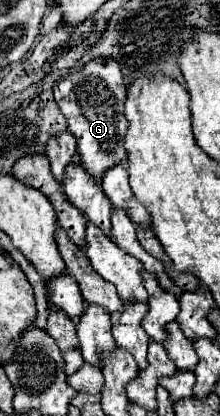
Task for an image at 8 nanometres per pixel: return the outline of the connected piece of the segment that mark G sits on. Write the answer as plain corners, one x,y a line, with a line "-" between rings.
94,59
86,63
80,71
66,73
54,83
54,99
60,111
66,115
68,131
78,137
78,153
82,157
84,169
94,175
100,183
102,175
116,163
124,163
124,133
128,121
124,117
126,83
118,61
114,59

